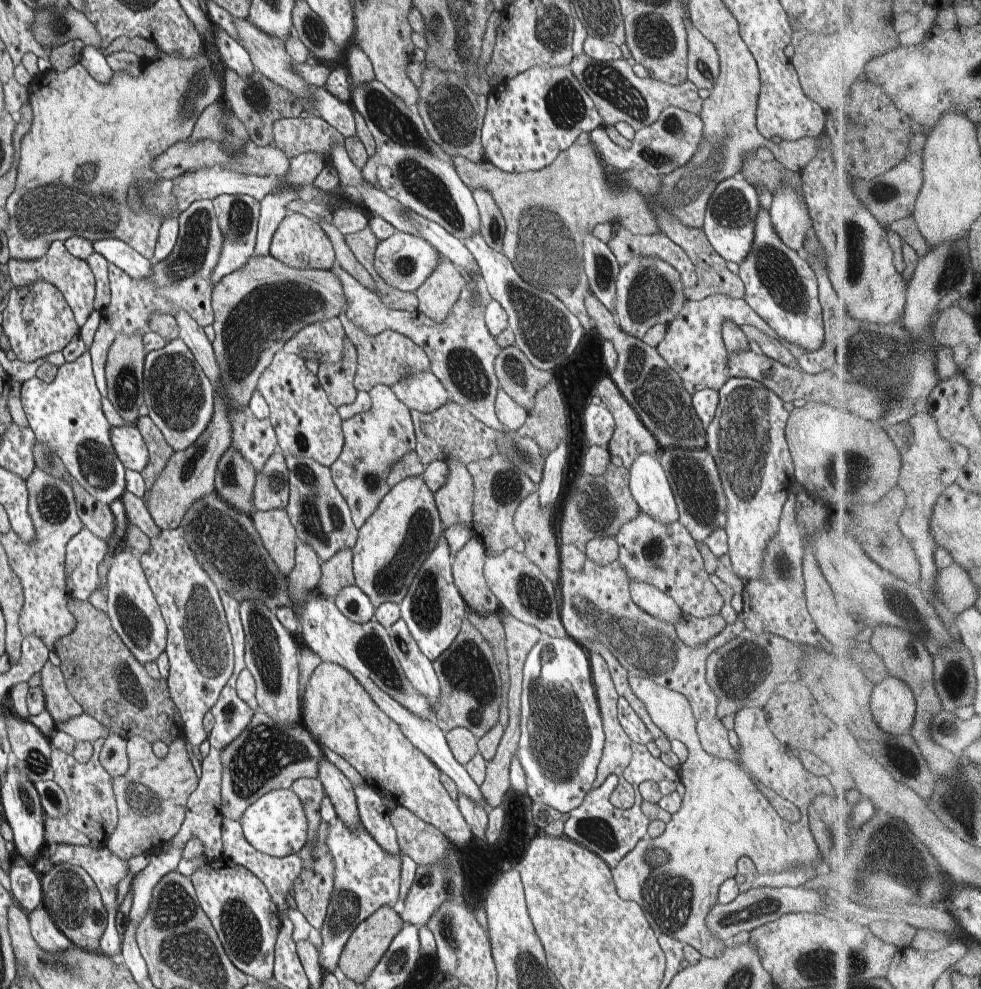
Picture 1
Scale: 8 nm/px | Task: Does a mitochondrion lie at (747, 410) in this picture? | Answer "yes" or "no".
yes

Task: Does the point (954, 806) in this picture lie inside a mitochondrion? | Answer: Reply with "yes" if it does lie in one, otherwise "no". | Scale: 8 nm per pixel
yes

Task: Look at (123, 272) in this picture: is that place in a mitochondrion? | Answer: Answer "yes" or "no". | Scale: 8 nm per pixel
no

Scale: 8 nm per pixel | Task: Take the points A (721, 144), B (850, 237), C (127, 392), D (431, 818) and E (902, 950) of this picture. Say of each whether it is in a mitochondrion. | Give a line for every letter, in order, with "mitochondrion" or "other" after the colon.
A: mitochondrion
B: mitochondrion
C: mitochondrion
D: other
E: other

